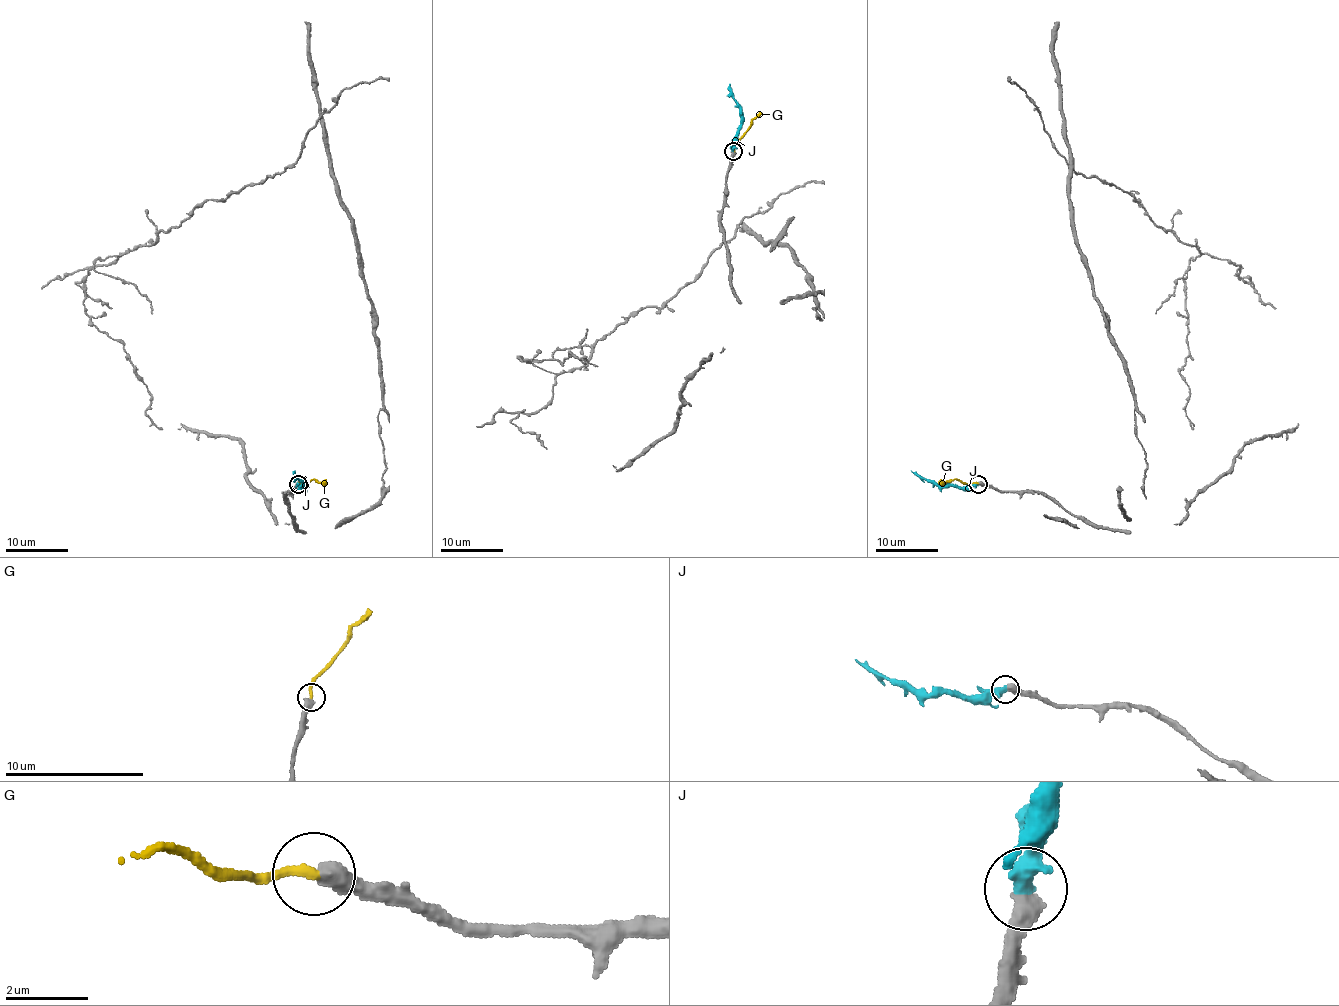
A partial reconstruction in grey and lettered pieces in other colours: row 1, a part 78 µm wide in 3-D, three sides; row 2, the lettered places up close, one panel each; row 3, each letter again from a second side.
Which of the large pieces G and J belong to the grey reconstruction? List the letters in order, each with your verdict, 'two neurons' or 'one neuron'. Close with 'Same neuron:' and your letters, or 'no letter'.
G: two neurons
J: one neuron
Same neuron: J

